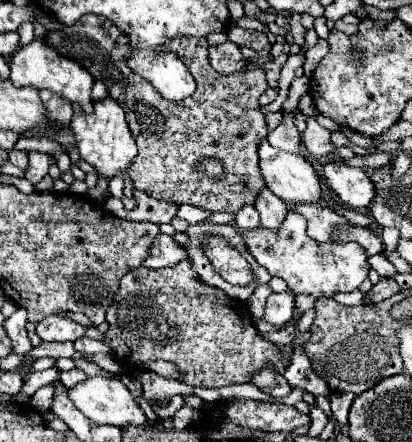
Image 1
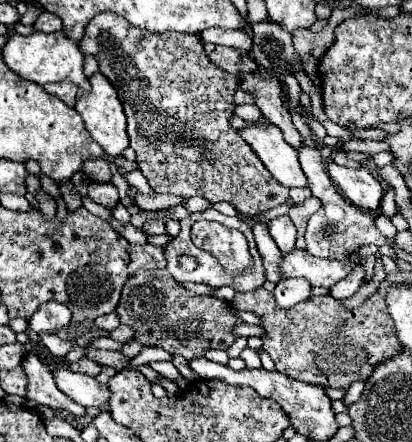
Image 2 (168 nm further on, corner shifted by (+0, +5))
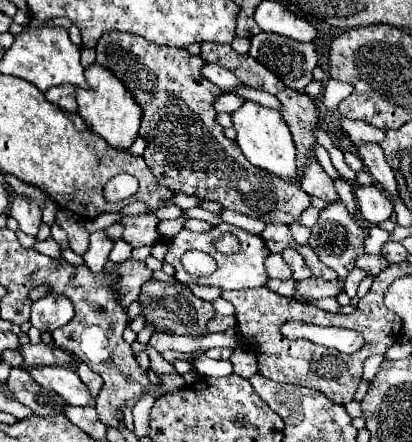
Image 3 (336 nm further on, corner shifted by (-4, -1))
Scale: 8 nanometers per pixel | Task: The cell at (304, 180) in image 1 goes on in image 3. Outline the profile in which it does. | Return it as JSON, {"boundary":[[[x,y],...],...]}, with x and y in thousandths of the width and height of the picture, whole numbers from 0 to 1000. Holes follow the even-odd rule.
{"boundary":[[[592,226],[592,235],[558,258],[563,262],[563,285],[578,299],[578,330],[587,335],[592,353],[636,385],[650,385],[689,407],[709,407],[723,385],[718,385],[718,339],[714,339],[714,321],[704,308],[699,285],[684,271],[684,258],[675,249],[660,244],[641,244],[612,226]]]}

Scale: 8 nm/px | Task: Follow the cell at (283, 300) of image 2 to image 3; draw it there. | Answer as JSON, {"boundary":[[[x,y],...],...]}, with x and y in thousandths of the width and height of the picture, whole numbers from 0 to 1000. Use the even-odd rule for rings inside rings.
{"boundary":[[[748,629],[738,638],[723,638],[723,679],[748,679],[748,674],[791,674],[791,670],[820,670],[835,656],[835,629],[816,633],[786,633],[786,629]]]}

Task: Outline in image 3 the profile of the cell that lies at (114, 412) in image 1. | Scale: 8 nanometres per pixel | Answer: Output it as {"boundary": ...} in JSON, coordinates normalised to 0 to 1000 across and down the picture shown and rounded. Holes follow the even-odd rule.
{"boundary":[[[92,828],[68,842],[83,864],[102,878],[131,882],[150,900],[160,900],[175,919],[228,919],[228,900],[218,900],[209,873],[194,864],[180,833],[165,828]]]}

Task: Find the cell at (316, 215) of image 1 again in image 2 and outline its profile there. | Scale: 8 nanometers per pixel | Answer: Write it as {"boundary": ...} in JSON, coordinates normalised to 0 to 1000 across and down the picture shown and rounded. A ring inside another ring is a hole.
{"boundary":[[[748,448],[748,452],[738,452],[733,462],[714,462],[704,475],[699,475],[699,489],[709,493],[709,502],[714,502],[714,511],[723,516],[723,538],[718,538],[718,561],[738,561],[743,557],[743,543],[738,543],[738,525],[743,525],[743,502],[748,502],[748,493],[767,480],[767,475],[777,475],[782,471],[782,462],[777,462],[777,452],[772,448]]]}

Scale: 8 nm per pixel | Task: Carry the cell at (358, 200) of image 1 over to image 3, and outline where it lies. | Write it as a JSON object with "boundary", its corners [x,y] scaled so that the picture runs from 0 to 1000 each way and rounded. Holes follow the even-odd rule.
{"boundary":[[[864,421],[864,452],[879,493],[903,511],[947,498],[956,484],[956,462],[913,421]]]}

